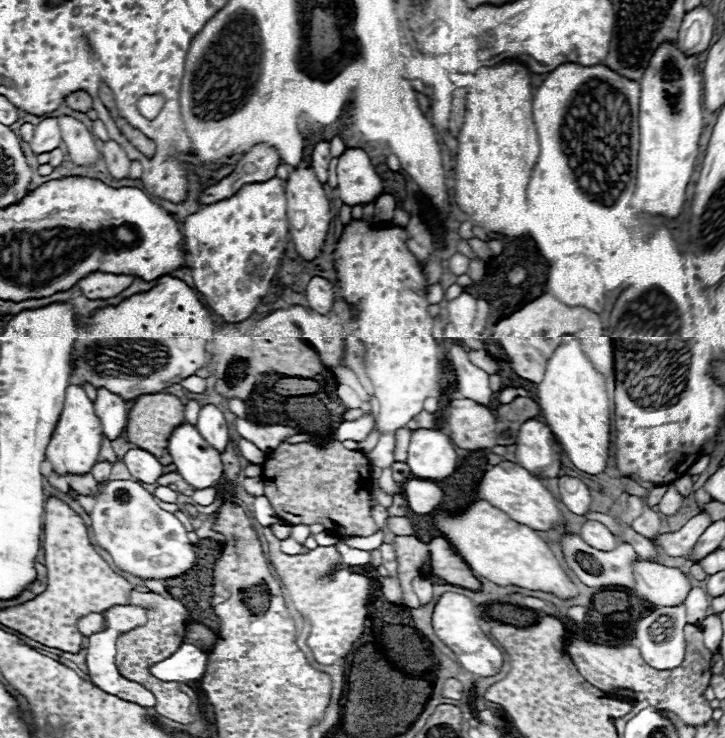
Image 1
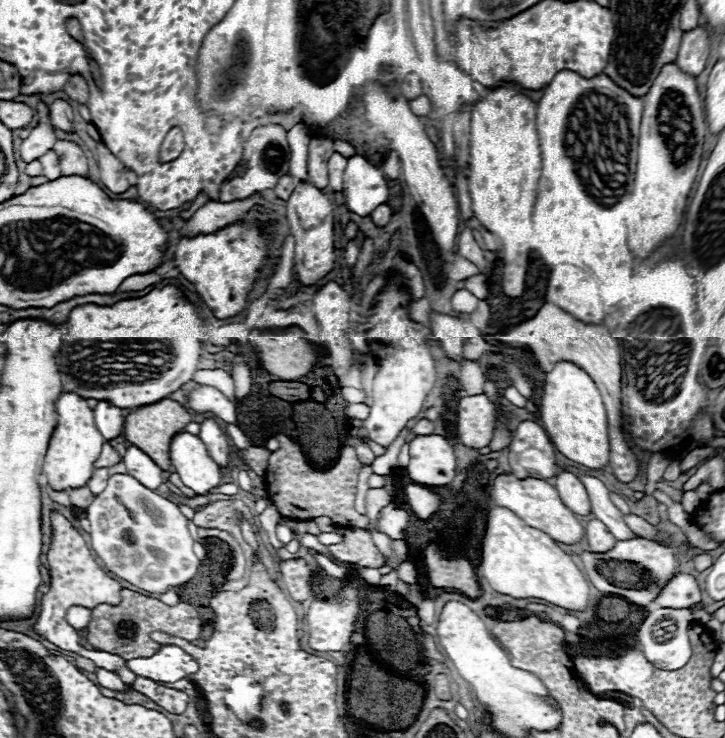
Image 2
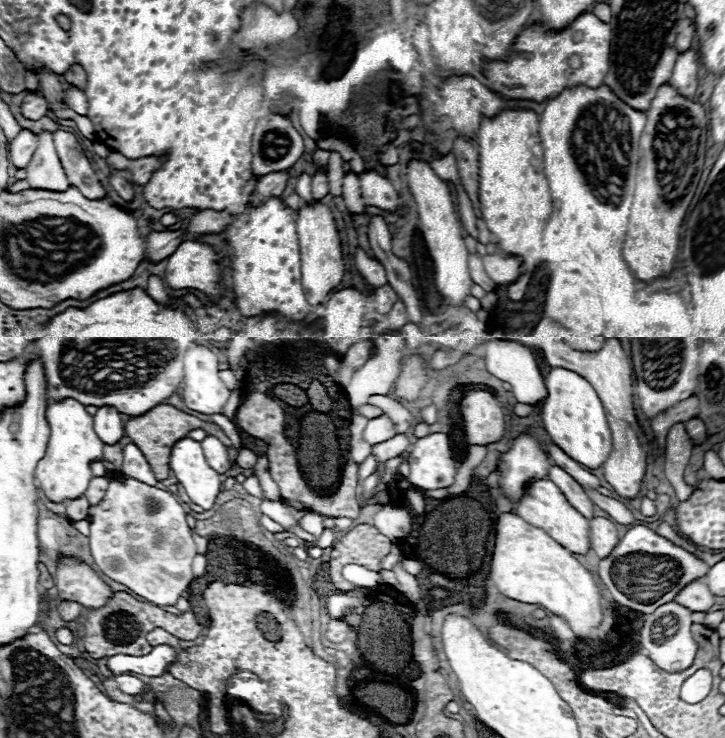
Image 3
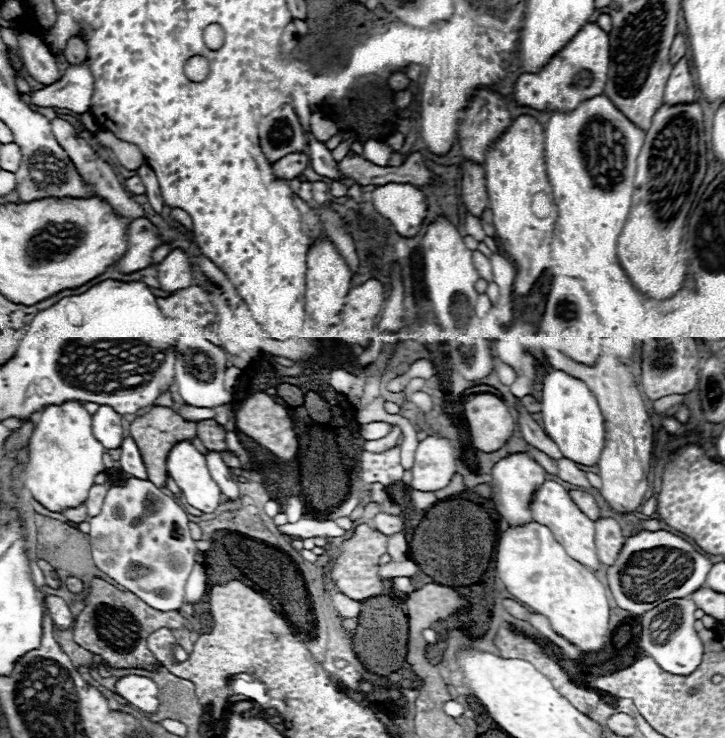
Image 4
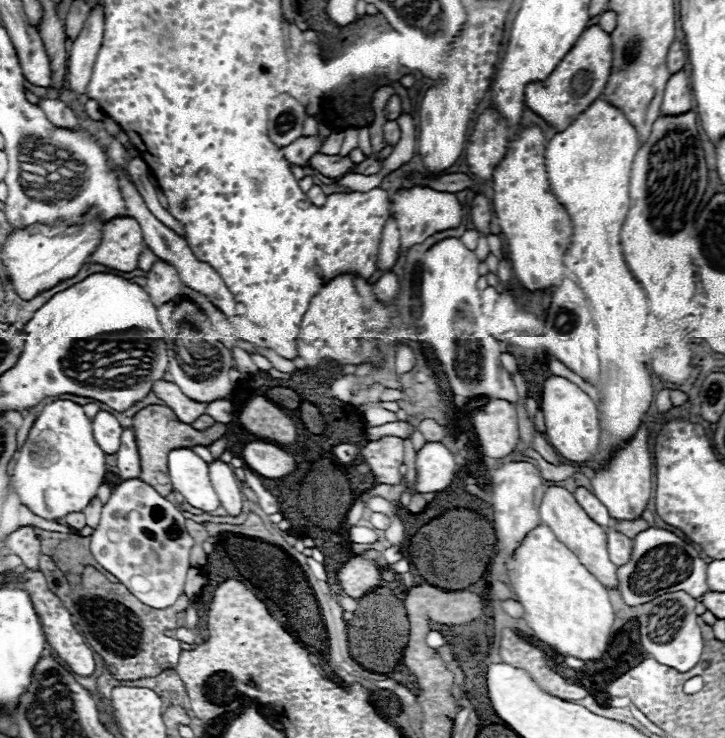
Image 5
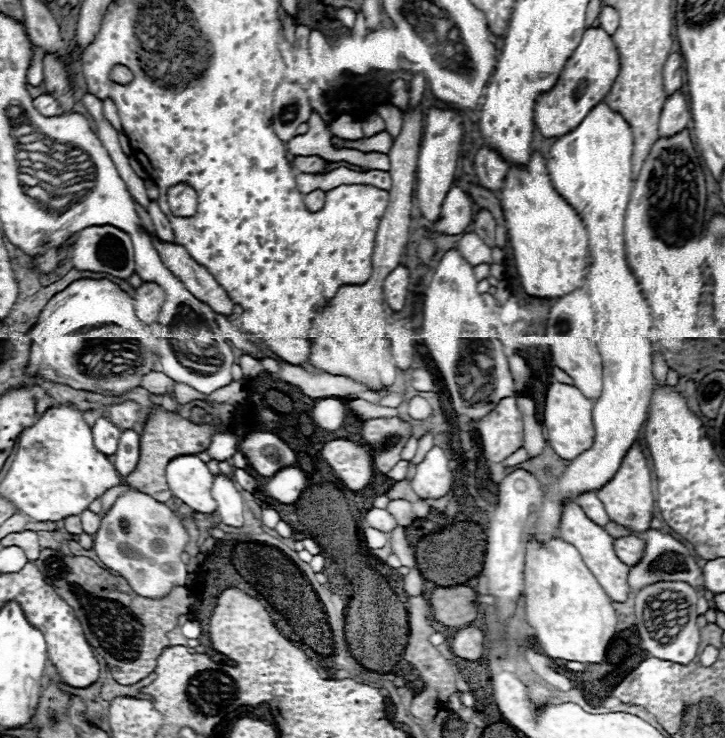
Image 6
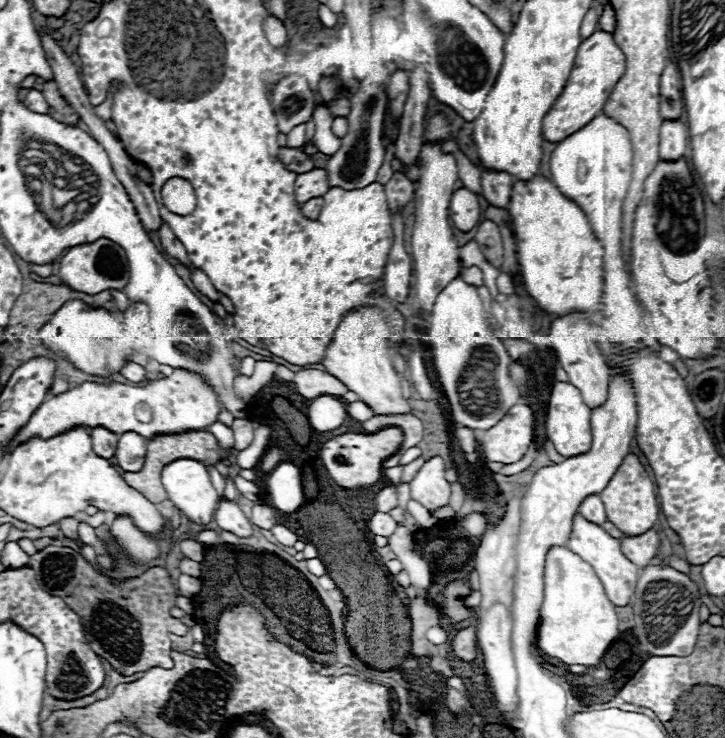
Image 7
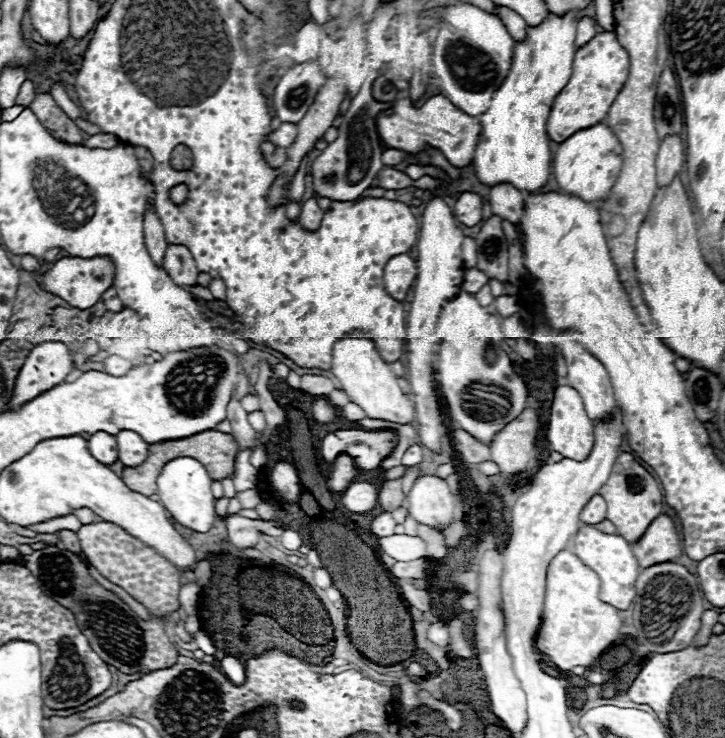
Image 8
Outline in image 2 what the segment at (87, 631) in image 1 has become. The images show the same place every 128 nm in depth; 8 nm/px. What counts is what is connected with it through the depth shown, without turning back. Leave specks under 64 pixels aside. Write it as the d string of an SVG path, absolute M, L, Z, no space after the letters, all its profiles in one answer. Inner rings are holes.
M72 606L68 612L66 612L66 620L70 622L70 626L74 626L76 630L82 630L88 626L90 622L90 610L82 608L82 606Z

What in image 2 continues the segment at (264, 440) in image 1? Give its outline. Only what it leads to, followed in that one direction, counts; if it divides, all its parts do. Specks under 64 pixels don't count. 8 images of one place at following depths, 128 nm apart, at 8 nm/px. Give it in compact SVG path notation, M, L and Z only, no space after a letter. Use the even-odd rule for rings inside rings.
M198 384L190 394L188 394L188 406L196 412L210 412L212 416L224 420L224 422L236 422L236 408L234 402L228 400L218 388Z

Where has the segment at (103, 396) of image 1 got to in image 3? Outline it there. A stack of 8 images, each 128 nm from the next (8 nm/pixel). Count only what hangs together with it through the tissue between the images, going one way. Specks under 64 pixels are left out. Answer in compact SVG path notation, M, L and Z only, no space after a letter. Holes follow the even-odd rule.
M102 406L94 414L94 432L104 444L116 444L124 436L124 424L120 412L112 406Z

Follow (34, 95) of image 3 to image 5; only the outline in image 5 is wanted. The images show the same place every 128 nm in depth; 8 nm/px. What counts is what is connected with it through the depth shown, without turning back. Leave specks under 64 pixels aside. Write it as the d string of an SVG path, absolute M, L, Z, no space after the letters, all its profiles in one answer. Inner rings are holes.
M94 4L88 12L84 28L80 30L80 36L74 40L70 48L68 58L68 86L76 94L86 92L86 84L90 80L92 66L98 48L102 44L102 32L104 32L104 8L100 4Z

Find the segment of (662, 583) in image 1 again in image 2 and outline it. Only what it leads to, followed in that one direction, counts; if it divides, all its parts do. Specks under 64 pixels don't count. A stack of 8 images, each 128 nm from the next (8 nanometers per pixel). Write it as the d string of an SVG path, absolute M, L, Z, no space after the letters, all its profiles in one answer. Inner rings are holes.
M676 574L662 594L654 600L656 606L660 608L692 608L702 602L702 592L694 576L690 574Z

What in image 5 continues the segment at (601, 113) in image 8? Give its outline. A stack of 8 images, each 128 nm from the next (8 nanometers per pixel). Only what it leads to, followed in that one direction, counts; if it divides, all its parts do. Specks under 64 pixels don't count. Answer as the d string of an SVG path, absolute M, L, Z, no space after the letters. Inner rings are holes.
M590 26L584 30L574 44L574 48L562 58L556 70L544 82L532 82L526 86L526 106L542 116L550 126L556 130L564 130L576 120L594 100L598 100L604 92L604 86L610 78L612 70L612 40L610 34L604 32L600 26ZM572 82L578 82L572 84Z

